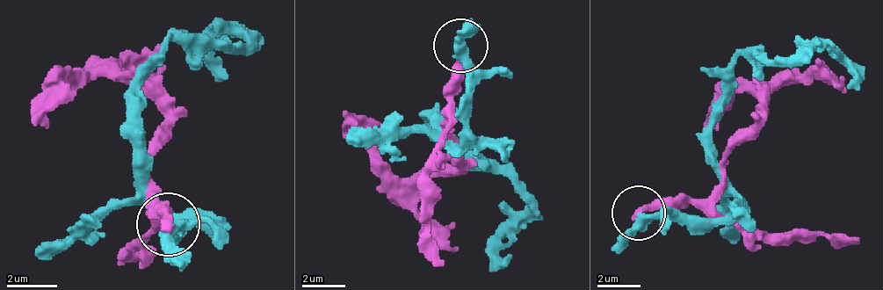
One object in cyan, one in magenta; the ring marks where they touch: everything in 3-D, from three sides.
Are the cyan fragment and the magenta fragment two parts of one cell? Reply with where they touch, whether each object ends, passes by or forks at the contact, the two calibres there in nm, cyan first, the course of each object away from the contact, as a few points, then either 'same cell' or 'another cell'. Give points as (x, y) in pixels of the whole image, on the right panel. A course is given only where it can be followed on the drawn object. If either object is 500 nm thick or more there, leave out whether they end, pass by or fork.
at (638, 213); cyan passes by; magenta ends there; 400 nm thick on the cyan side, 320 nm on the other; cyan runs (640, 213), (721, 220), (738, 203), (711, 143), (727, 72), (743, 56), (825, 51), (852, 72), (846, 89); magenta runs (640, 213), (699, 203), (721, 181), (721, 154), (759, 116), (770, 83), (749, 83), (705, 126); another cell

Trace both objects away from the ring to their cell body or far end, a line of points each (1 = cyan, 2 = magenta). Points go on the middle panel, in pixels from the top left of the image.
1: (461, 47), (461, 145), (439, 128), (439, 118), (527, 205), (500, 248), (510, 253)
2: (461, 47), (445, 128), (456, 166), (445, 171), (396, 177), (342, 112)

